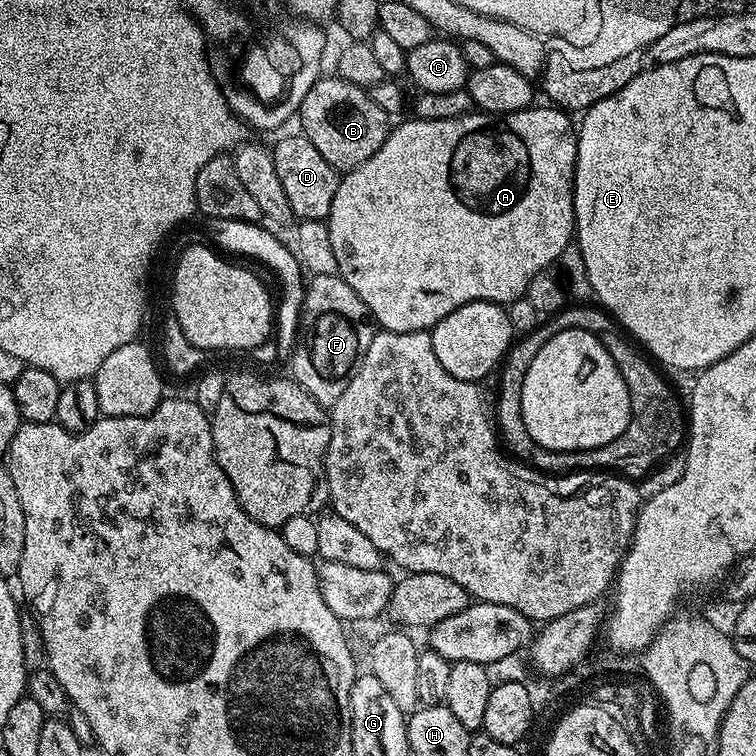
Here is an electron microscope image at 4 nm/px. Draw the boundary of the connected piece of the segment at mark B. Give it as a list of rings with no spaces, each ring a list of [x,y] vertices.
[[[339,78],[331,79],[316,80],[314,86],[310,86],[306,98],[302,98],[298,113],[299,131],[307,140],[314,142],[318,154],[322,154],[322,158],[326,158],[326,162],[330,162],[330,166],[336,169],[337,173],[343,174],[362,166],[362,162],[366,162],[366,158],[370,158],[382,146],[382,142],[386,142],[390,131],[390,117],[384,113],[382,106],[374,103],[374,98],[370,98],[365,89]]]

